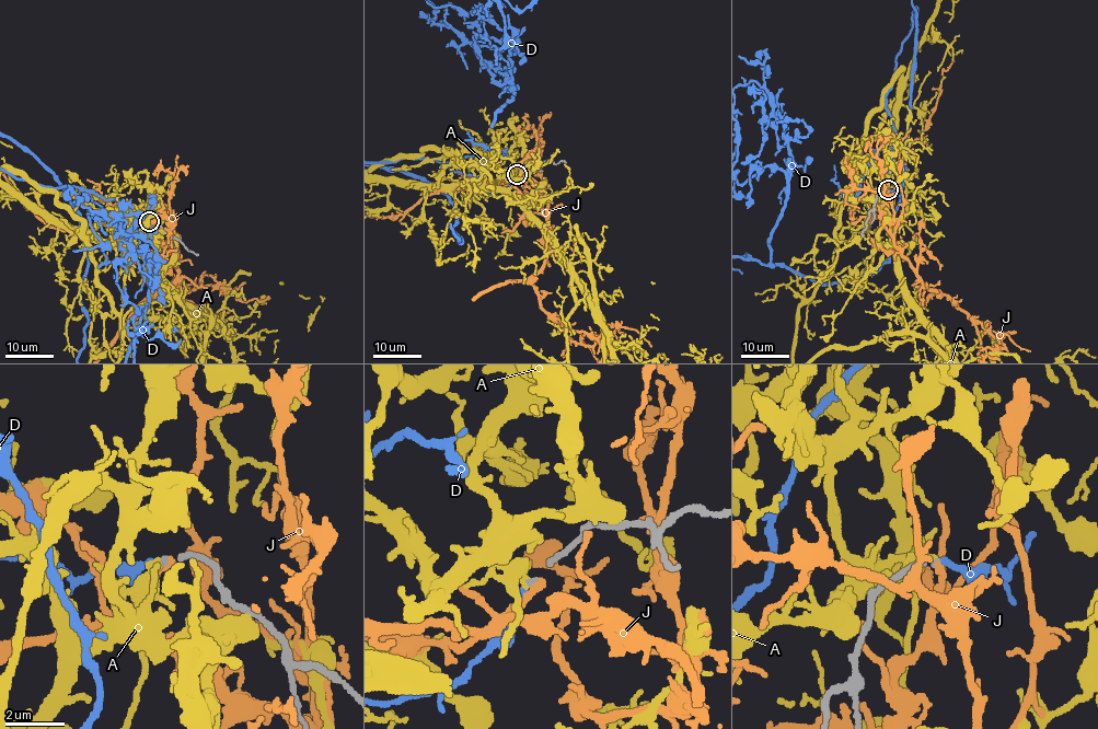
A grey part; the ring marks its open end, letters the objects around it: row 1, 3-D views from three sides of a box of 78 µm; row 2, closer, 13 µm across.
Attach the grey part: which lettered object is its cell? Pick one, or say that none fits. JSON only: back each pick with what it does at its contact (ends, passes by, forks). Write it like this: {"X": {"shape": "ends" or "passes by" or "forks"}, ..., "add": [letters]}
{"D": {"shape": "ends"}, "add": ["D"]}

